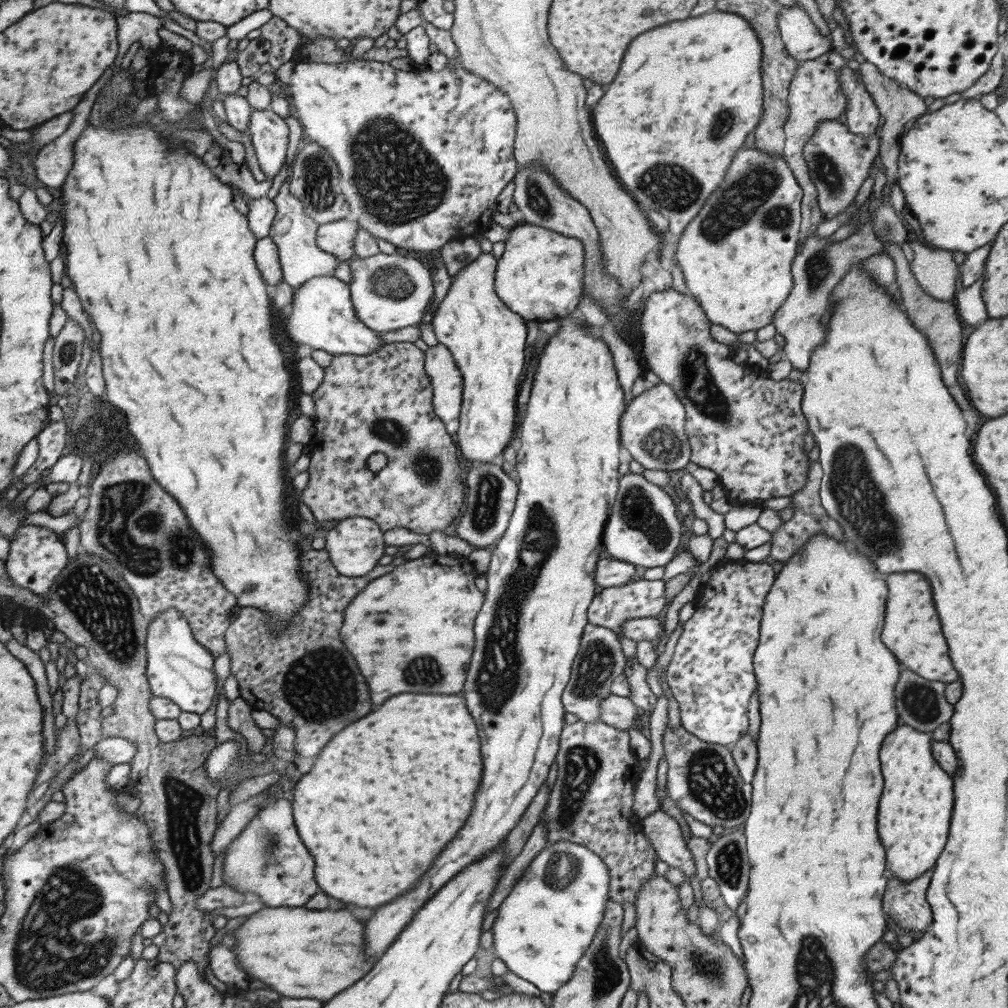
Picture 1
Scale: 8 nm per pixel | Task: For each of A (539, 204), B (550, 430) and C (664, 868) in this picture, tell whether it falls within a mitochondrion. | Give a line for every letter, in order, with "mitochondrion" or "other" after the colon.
A: mitochondrion
B: other
C: other

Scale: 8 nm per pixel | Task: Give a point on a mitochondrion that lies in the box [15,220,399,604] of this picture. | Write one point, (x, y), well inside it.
(142, 537)

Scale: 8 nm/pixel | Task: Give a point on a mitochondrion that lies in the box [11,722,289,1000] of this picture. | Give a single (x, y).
(182, 802)

